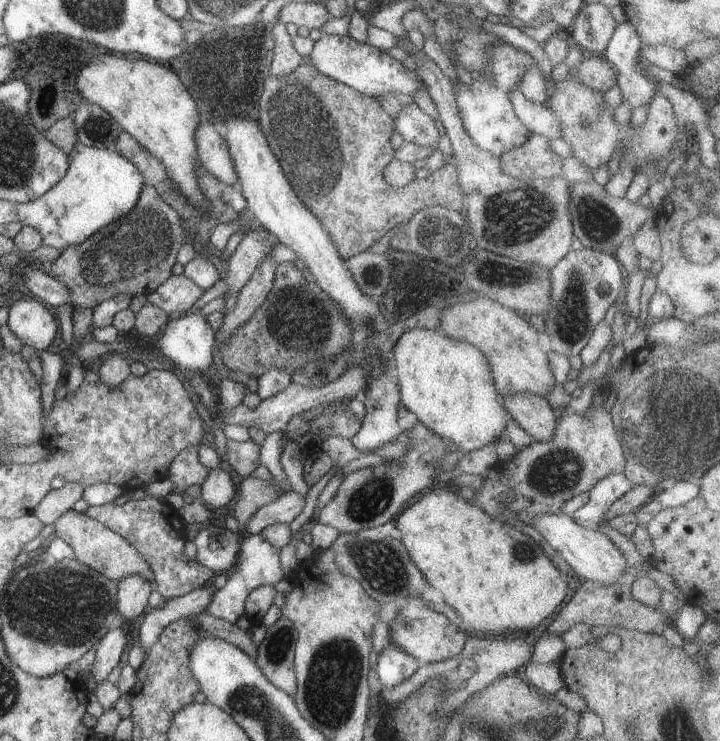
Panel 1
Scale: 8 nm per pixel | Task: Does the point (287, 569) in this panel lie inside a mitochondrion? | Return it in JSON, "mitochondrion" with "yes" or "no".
{"mitochondrion":"no"}

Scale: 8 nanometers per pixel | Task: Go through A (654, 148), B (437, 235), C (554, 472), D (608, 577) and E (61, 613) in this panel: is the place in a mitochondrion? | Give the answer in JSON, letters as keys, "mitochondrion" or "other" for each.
{"A":"other","B":"mitochondrion","C":"mitochondrion","D":"other","E":"mitochondrion"}

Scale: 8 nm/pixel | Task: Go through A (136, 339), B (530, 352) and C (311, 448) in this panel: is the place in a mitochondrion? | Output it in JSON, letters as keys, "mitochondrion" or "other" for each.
{"A":"other","B":"other","C":"other"}

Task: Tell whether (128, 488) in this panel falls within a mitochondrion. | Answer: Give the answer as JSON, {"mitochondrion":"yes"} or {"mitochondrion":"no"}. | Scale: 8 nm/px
{"mitochondrion":"no"}

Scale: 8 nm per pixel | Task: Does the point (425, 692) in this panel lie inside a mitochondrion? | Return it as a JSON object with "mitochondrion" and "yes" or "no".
{"mitochondrion":"no"}

